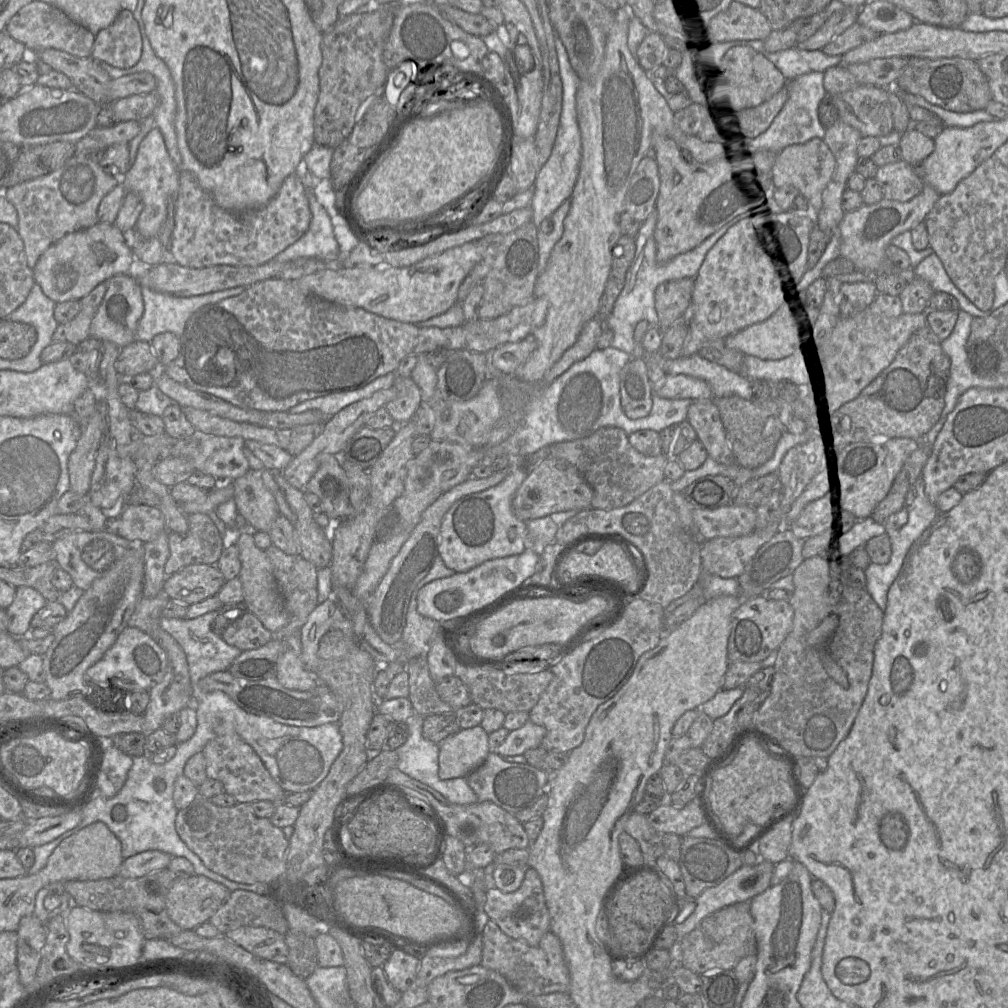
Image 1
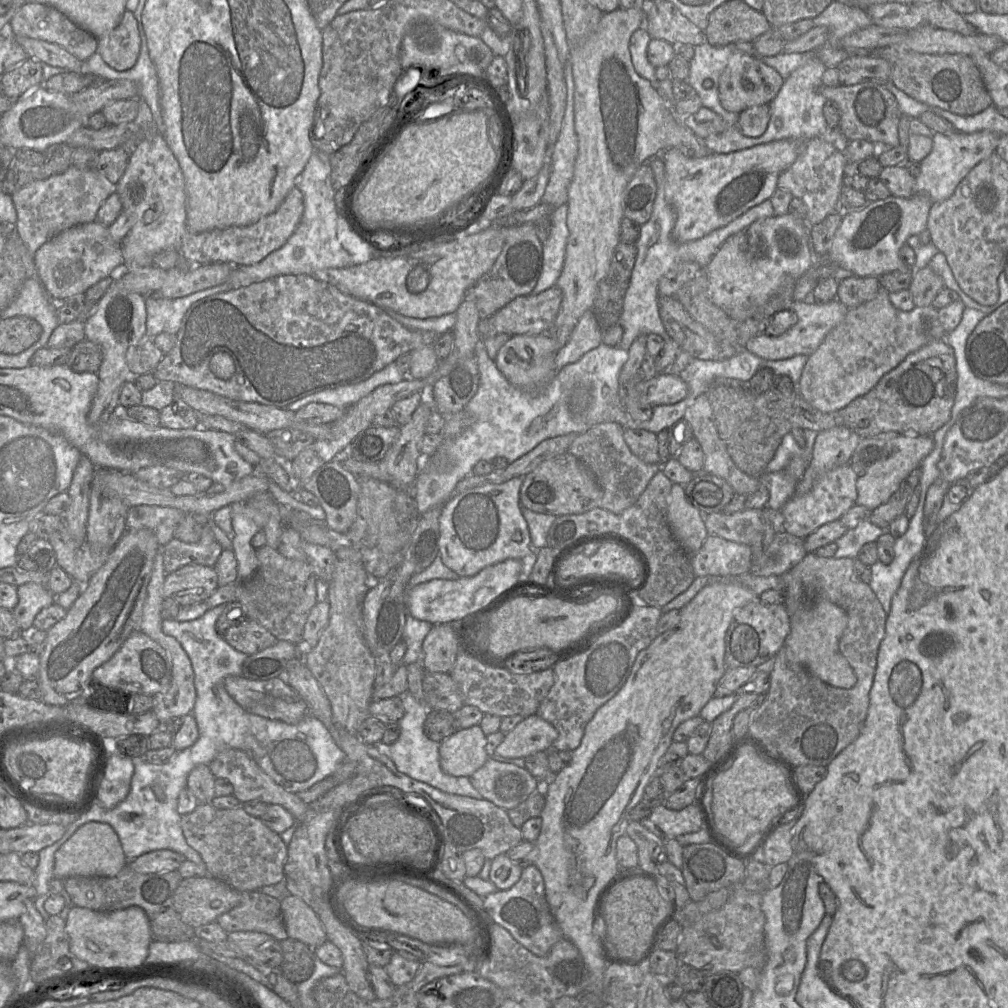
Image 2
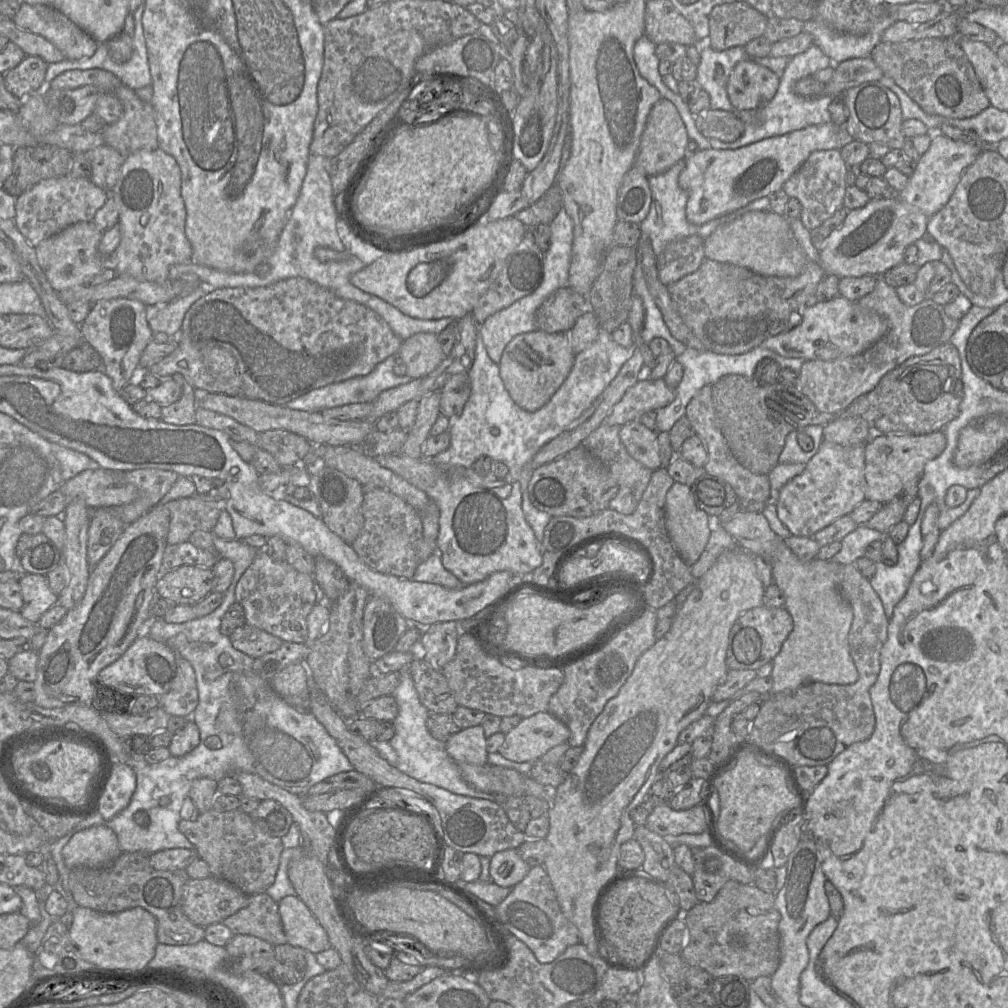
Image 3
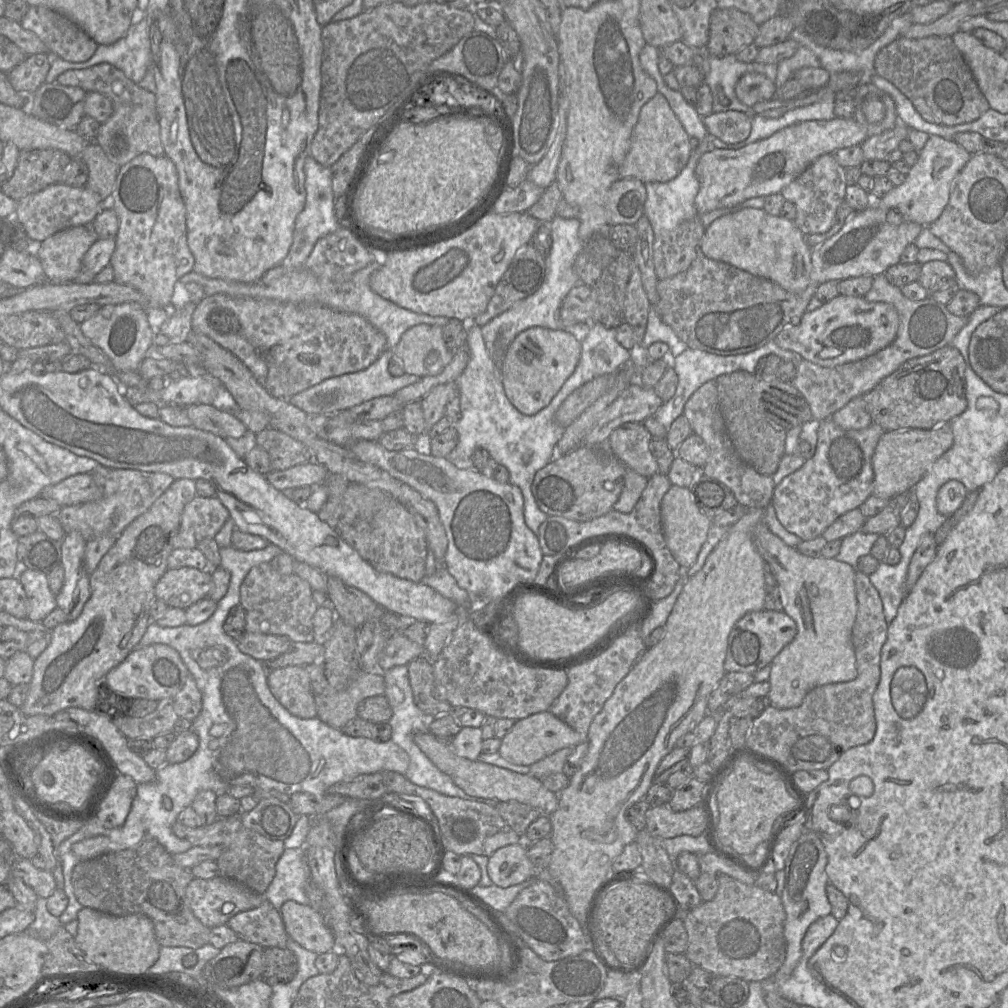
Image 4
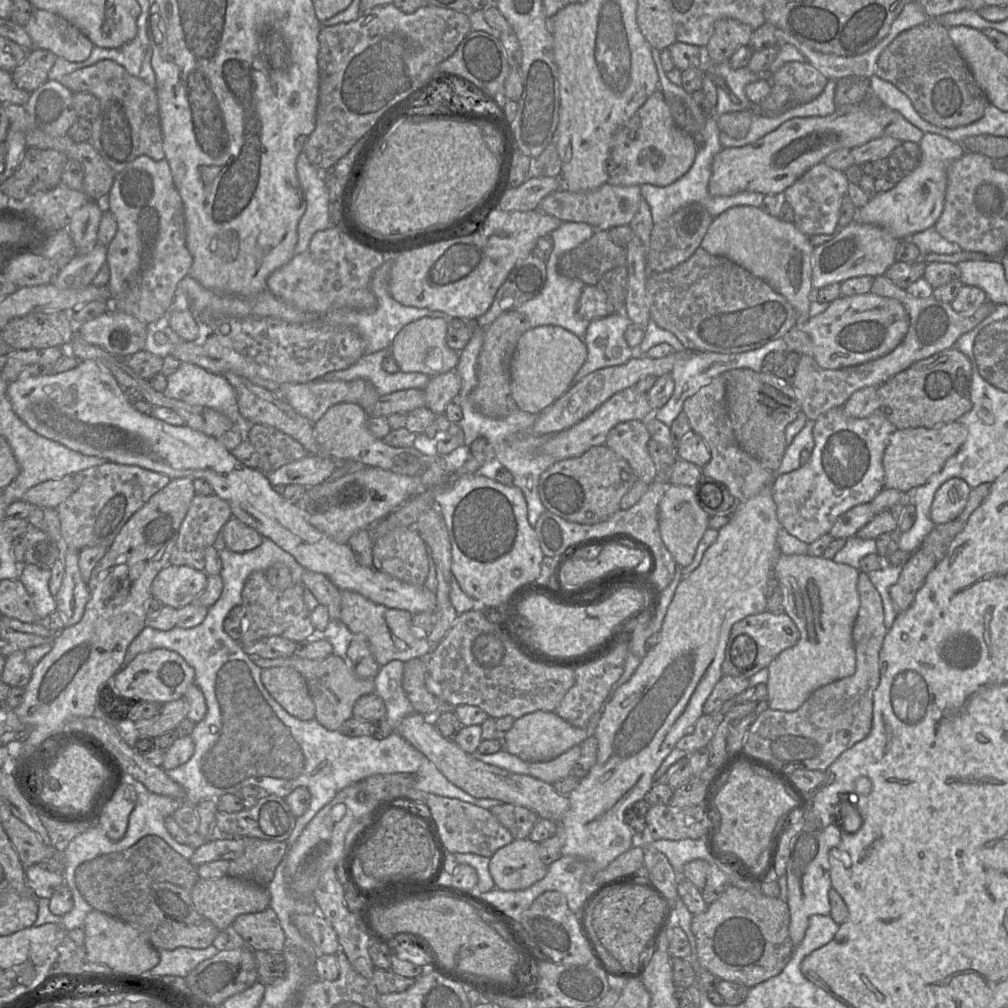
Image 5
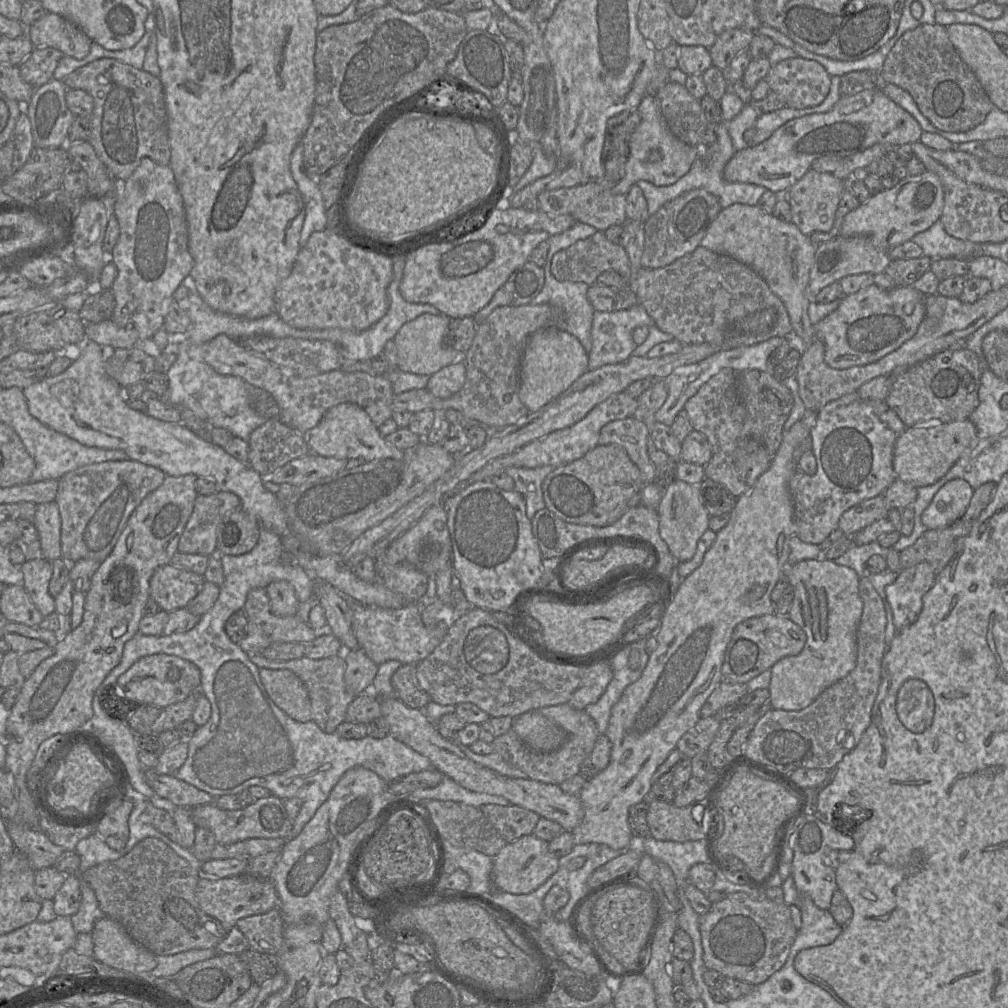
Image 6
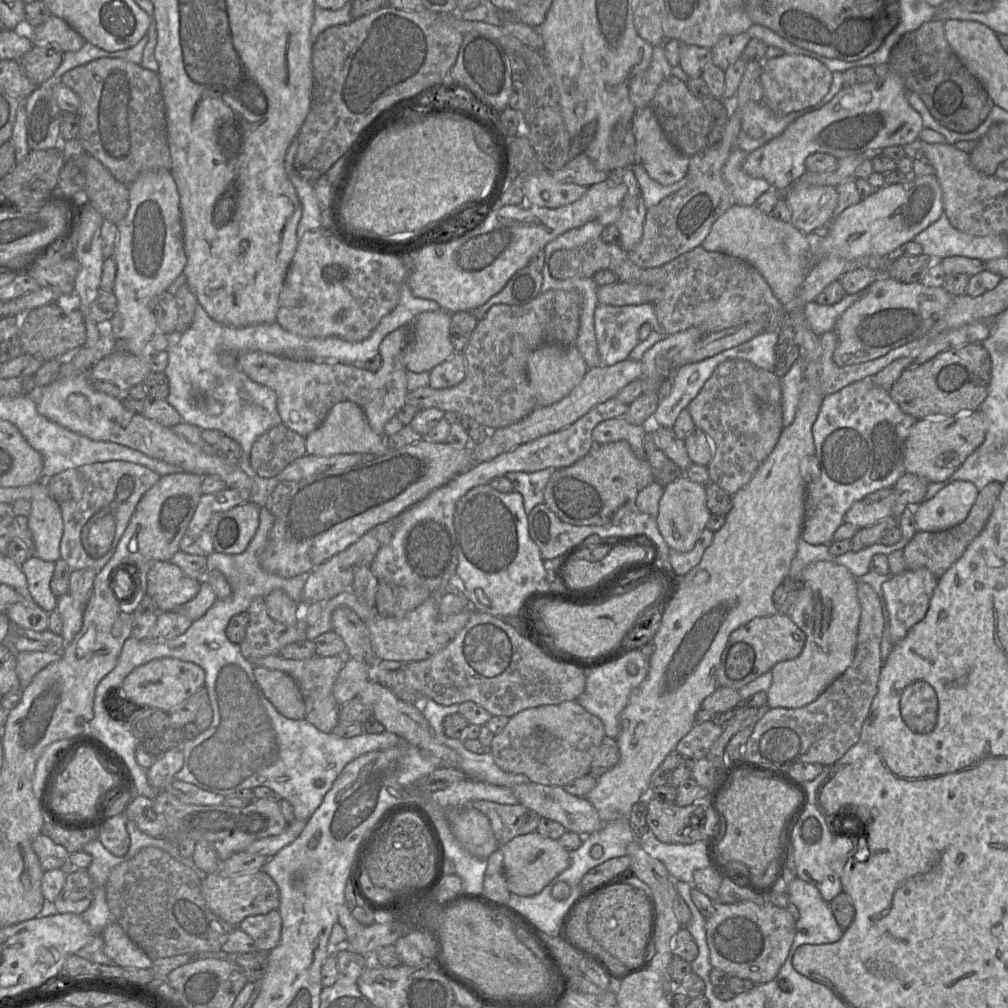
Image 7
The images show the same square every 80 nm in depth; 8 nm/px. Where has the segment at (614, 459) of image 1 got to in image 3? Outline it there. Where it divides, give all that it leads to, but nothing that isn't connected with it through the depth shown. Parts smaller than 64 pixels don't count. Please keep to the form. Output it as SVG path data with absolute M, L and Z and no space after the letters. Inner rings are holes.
M601 424L582 442L581 446L607 466L618 483L618 492L610 501L609 508L621 514L630 515L640 502L653 471L629 455L620 440L619 432L621 427Z

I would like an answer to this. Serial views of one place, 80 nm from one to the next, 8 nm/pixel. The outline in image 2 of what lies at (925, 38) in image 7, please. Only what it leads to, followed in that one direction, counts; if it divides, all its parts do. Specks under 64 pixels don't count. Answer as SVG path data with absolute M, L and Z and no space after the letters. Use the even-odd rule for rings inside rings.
M884 47L870 54L877 54L886 59L891 67L890 82L919 102L960 116L972 116L993 105L981 74L969 56L922 54L890 47Z

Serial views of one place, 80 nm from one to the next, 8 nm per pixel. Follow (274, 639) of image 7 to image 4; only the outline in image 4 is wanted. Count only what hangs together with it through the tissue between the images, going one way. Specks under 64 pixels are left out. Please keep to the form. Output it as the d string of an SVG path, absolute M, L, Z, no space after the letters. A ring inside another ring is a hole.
M269 563L253 567L240 586L240 605L245 610L245 632L286 636L292 642L314 641L313 616L318 607L309 583L295 573L284 575Z

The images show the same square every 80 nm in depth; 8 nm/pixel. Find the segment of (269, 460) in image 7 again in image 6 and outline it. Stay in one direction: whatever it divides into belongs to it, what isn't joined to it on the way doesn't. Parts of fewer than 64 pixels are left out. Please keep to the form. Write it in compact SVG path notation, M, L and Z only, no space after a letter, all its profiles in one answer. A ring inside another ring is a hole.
M273 418L251 433L248 465L267 478L291 460L301 458L308 452L306 435L300 434L279 418Z

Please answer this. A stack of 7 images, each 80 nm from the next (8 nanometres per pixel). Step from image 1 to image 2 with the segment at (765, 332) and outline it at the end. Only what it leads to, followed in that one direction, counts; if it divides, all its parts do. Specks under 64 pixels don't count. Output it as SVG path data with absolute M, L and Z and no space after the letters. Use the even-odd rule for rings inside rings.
M837 299L825 304L807 304L793 301L790 309L795 313L795 323L779 335L759 333L746 342L743 349L766 360L784 360L796 355L810 356L825 339L826 335L845 318L848 308Z

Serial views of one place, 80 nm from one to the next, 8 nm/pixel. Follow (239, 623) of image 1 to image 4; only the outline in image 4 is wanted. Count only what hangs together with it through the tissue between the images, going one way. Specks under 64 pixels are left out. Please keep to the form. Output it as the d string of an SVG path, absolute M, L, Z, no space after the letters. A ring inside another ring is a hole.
M244 632L236 639L239 650L254 659L268 663L285 653L291 641L282 635L267 635Z

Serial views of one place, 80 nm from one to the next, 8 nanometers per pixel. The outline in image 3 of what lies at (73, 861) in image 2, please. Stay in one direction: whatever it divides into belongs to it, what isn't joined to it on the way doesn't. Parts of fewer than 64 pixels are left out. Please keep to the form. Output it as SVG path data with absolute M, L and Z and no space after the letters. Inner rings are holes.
M95 825L75 833L62 849L65 865L103 869L111 866L122 854L115 832L104 825Z

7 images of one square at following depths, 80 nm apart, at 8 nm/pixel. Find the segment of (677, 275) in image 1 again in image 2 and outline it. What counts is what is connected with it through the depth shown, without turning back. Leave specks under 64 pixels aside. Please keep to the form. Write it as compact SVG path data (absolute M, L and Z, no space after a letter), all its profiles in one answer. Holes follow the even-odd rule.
M654 157L649 162L657 192L651 217L641 225L640 237L636 242L637 257L618 323L623 328L623 336L618 347L626 351L629 351L633 341L640 335L657 334L664 340L671 338L660 317L658 295L659 281L668 271L681 262L696 262L701 268L706 267L728 237L743 230L758 219L775 215L772 202L767 199L706 236L691 242L679 243L672 236L677 216L673 206L665 198L666 174L664 163L661 157Z

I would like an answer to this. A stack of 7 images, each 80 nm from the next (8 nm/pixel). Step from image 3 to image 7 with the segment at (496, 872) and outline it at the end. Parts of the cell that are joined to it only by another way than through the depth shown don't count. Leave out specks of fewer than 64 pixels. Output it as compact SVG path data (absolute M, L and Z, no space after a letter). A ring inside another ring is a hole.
M536 831L513 838L501 847L507 888L512 894L530 897L541 892L570 865L570 853L558 840L543 837Z

